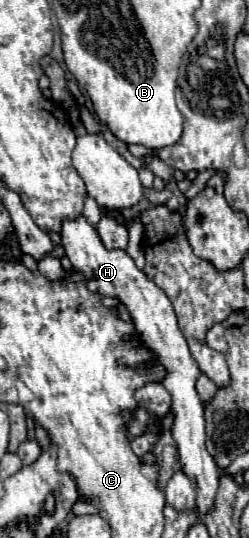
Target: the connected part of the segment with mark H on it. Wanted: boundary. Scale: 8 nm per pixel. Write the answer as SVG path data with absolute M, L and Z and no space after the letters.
M77 217L73 221L65 219L63 229L61 229L61 239L65 253L73 265L73 271L77 271L81 277L85 277L89 291L101 295L101 297L115 297L119 303L123 303L133 319L135 331L141 337L143 345L149 347L155 355L157 361L165 367L165 377L163 377L163 387L171 393L171 411L173 411L173 427L171 435L177 441L179 449L179 463L181 471L193 479L193 487L197 493L197 511L205 515L213 501L215 493L219 487L219 467L215 465L213 457L209 455L205 447L205 419L203 419L203 403L197 395L195 383L197 377L201 375L195 359L189 353L189 345L183 337L183 333L177 327L177 317L171 307L171 301L167 295L135 265L135 261L127 255L127 251L113 249L107 251L97 235L97 231L85 221L85 217Z

